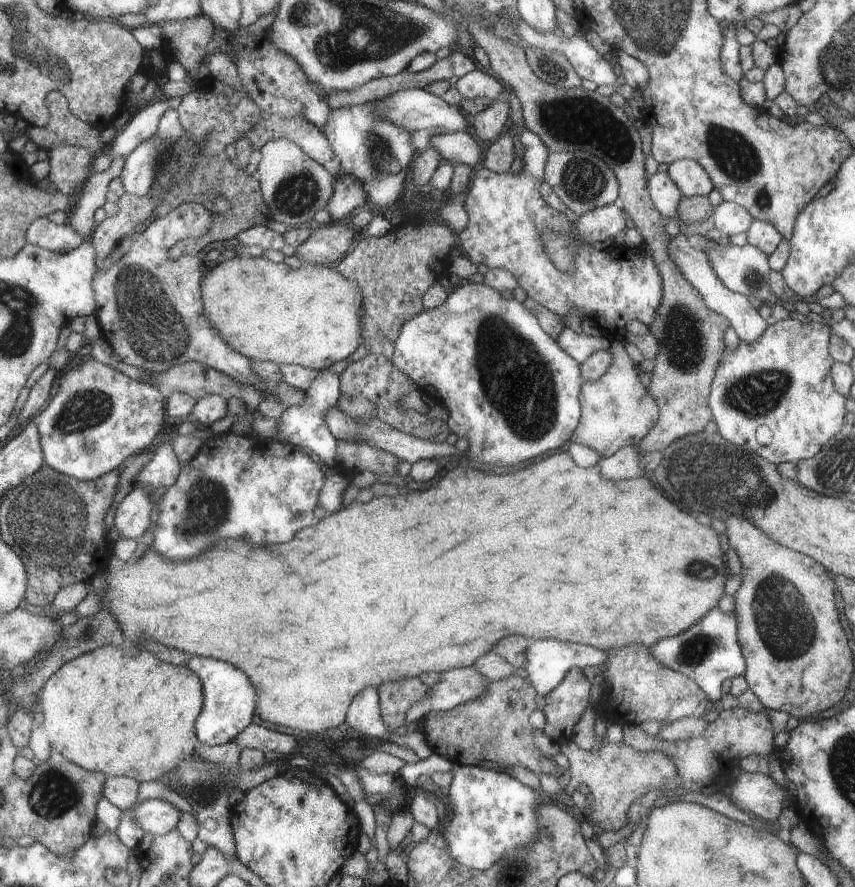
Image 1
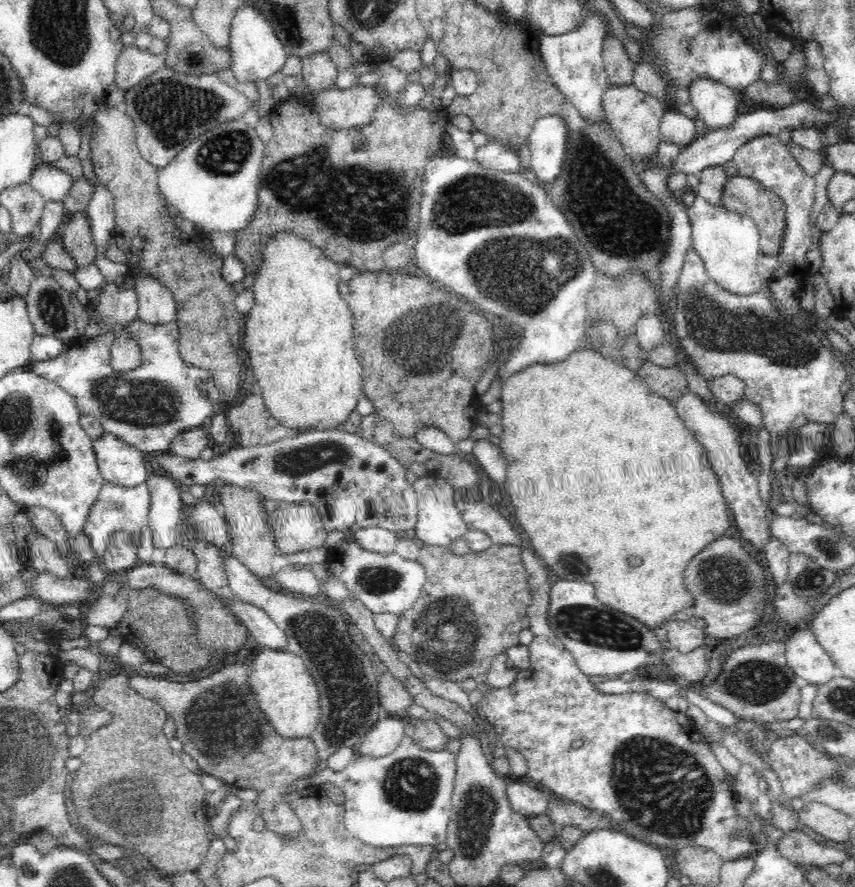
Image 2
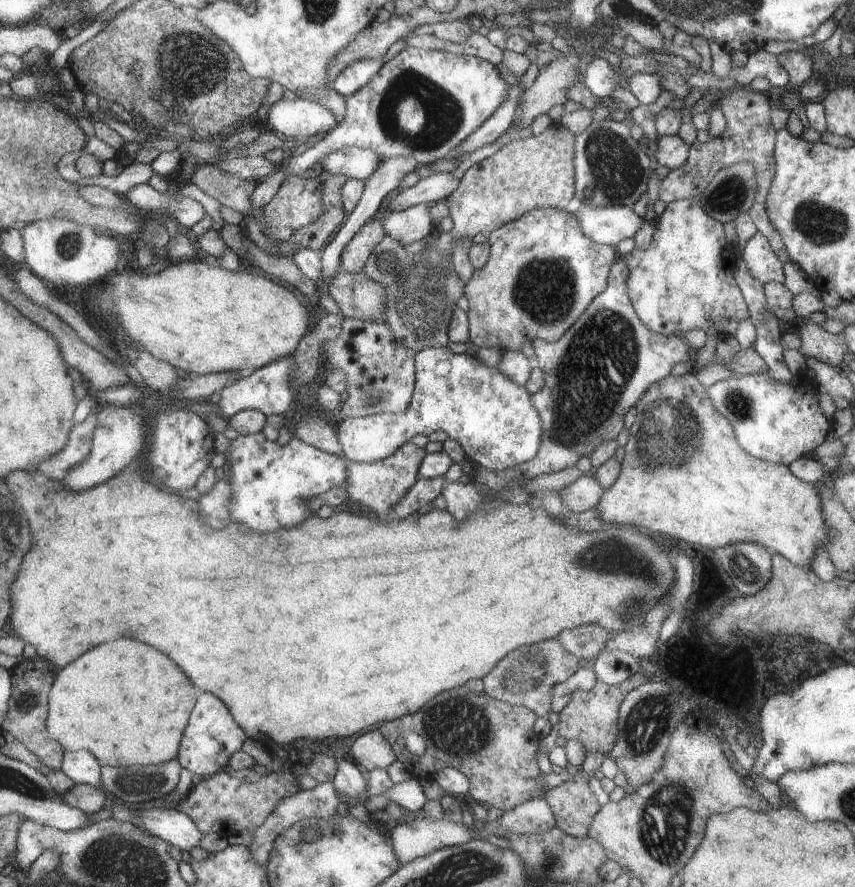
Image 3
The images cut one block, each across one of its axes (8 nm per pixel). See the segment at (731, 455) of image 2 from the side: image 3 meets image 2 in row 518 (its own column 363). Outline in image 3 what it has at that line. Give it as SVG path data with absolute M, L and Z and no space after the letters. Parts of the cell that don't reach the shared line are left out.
M380 730L369 731L358 736L350 746L350 750L356 765L366 773L374 768L386 769L398 757L391 742Z

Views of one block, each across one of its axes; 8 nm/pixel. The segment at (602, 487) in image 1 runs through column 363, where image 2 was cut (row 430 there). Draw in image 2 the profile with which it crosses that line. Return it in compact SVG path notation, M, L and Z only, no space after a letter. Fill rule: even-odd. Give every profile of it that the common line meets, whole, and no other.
M587 346L575 350L561 362L534 363L526 366L524 370L512 374L506 382L502 383L500 393L502 394L499 400L503 403L500 414L500 423L503 425L500 447L508 465L503 491L512 501L510 506L514 509L518 524L522 530L525 530L536 550L535 553L545 565L556 572L556 576L560 579L570 578L594 584L596 596L602 604L624 612L648 629L662 626L677 612L690 612L695 600L689 592L686 592L687 588L682 584L684 566L706 544L724 536L732 524L732 518L728 514L729 506L721 491L720 480L713 466L710 465L708 451L702 447L698 438L691 434L677 414L673 402L663 398L662 395L654 394L636 372L621 366L612 358L605 358L598 351ZM536 456L538 456L538 466L512 466L518 460L522 464L532 464L536 462Z

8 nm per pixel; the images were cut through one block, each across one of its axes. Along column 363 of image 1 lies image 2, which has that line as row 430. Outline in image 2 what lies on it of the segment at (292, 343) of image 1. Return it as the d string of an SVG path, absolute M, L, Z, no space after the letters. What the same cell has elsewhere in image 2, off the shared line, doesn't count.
M282 232L275 236L270 236L268 244L262 250L262 255L264 255L264 260L262 260L262 264L260 264L256 271L256 278L252 286L252 291L254 291L254 306L248 312L248 320L244 322L245 332L244 338L241 340L241 342L244 342L244 350L250 352L248 356L250 356L252 370L254 370L252 379L256 385L256 389L262 394L264 403L272 417L280 425L286 426L286 429L304 432L306 430L316 430L320 424L329 426L330 430L341 429L342 424L349 421L350 412L356 409L359 399L363 394L364 375L355 351L351 310L339 293L340 264L329 259L322 249L290 232Z

